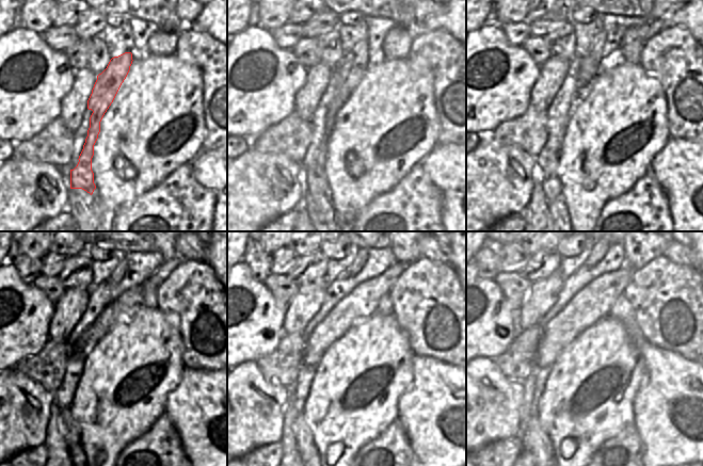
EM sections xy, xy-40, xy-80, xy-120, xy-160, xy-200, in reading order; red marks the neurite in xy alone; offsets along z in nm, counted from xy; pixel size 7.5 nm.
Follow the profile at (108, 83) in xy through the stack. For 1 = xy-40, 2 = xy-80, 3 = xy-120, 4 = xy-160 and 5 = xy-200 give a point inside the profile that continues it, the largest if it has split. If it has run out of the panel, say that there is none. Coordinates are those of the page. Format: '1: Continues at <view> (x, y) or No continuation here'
1: Continues at xy-40 (354, 64)
2: Continues at xy-80 (590, 66)
3: Continues at xy-120 (68, 429)
4: Continues at xy-160 (302, 433)
5: Continues at xy-200 (534, 440).

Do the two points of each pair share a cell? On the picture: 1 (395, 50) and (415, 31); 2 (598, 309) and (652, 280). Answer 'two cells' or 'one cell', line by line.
1: two cells
2: two cells

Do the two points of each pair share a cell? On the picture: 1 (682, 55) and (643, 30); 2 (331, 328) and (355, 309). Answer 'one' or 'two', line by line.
1: two
2: one

